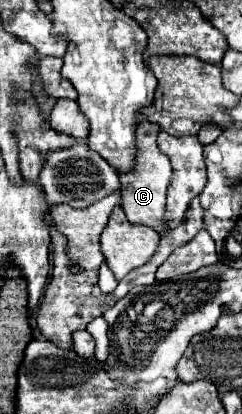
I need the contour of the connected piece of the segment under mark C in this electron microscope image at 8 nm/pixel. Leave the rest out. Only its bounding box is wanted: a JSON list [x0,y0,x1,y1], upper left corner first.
[119,117,171,233]

